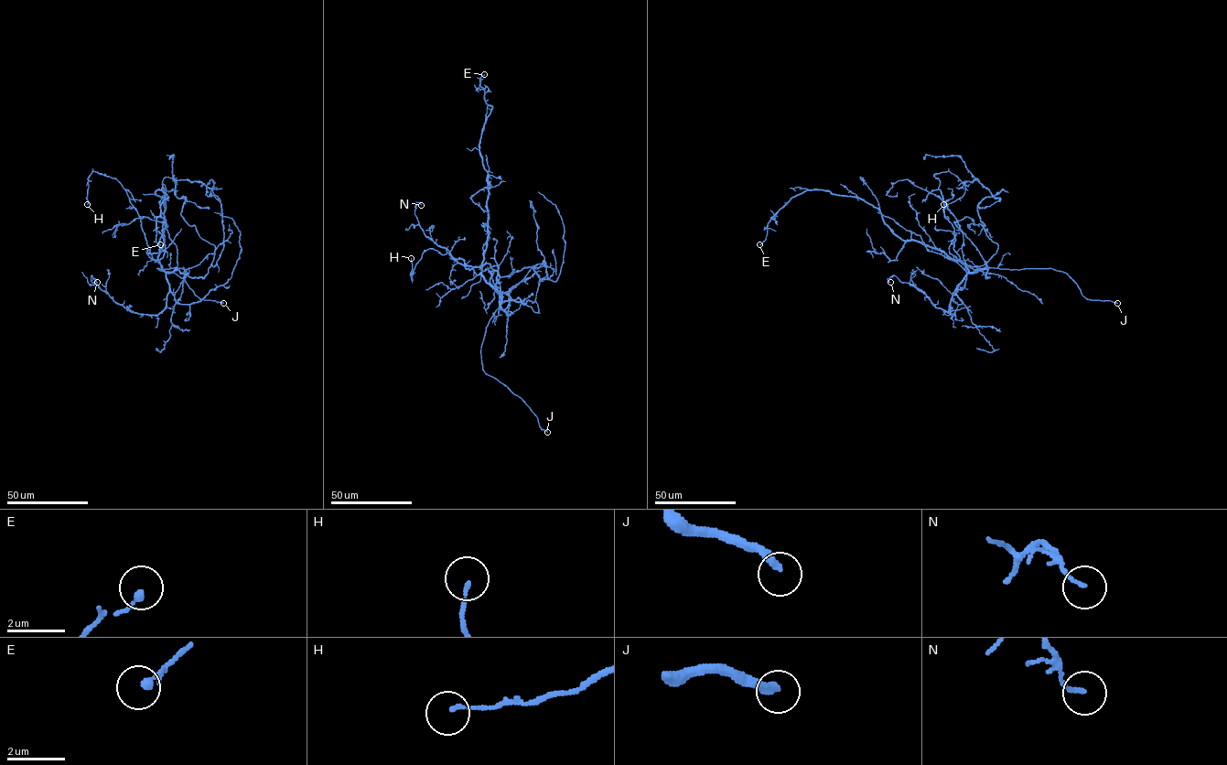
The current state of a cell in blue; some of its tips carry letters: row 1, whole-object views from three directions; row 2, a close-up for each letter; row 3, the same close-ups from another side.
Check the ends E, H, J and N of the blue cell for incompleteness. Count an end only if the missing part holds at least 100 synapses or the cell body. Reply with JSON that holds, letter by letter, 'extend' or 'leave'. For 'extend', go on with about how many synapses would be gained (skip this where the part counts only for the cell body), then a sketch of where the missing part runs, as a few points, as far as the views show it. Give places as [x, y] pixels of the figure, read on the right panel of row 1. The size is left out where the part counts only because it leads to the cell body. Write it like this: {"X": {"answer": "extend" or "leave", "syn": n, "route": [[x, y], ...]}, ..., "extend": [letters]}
{"E": {"answer": "leave"}, "H": {"answer": "leave"}, "J": {"answer": "extend"}, "N": {"answer": "leave"}, "extend": ["J"]}

